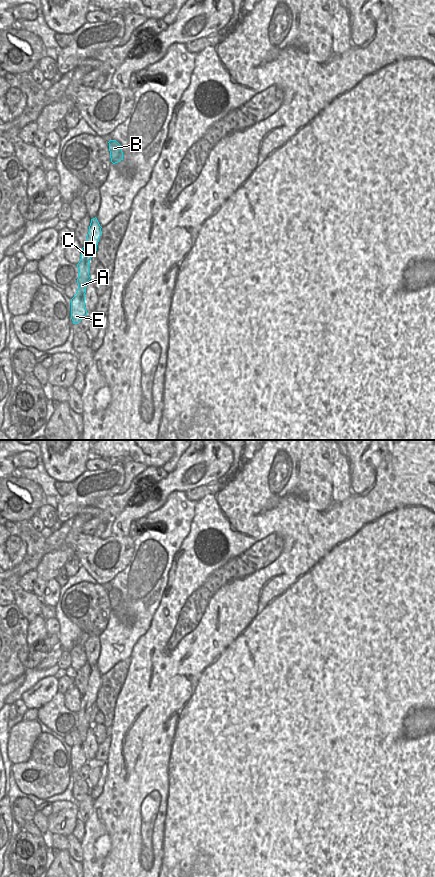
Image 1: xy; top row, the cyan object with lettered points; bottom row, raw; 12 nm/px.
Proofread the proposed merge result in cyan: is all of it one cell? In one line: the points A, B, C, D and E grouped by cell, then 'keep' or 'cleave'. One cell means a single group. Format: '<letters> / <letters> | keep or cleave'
A B E / C D | cleave

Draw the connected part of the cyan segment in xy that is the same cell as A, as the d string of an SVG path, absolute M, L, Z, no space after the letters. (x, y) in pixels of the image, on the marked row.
M77 279L78 289L74 297L71 299L71 319L73 324L78 324L87 315L85 293L88 281L89 279Z

